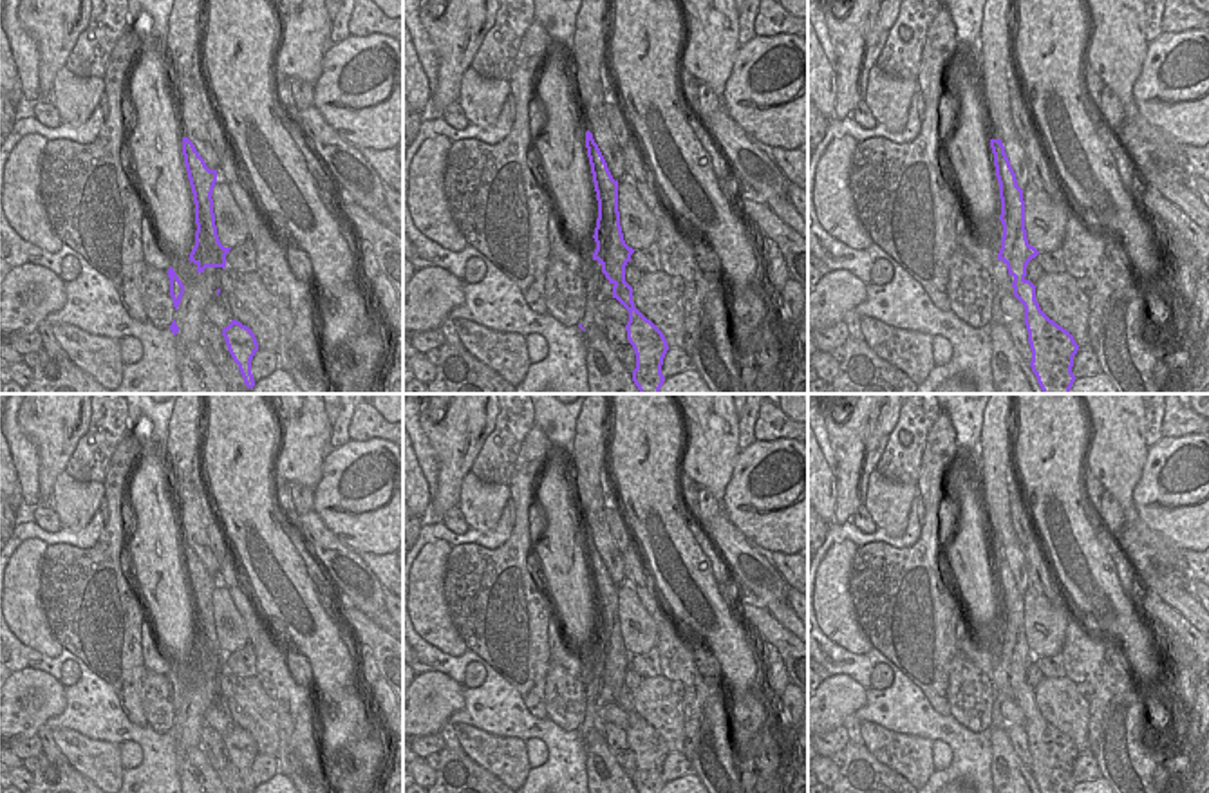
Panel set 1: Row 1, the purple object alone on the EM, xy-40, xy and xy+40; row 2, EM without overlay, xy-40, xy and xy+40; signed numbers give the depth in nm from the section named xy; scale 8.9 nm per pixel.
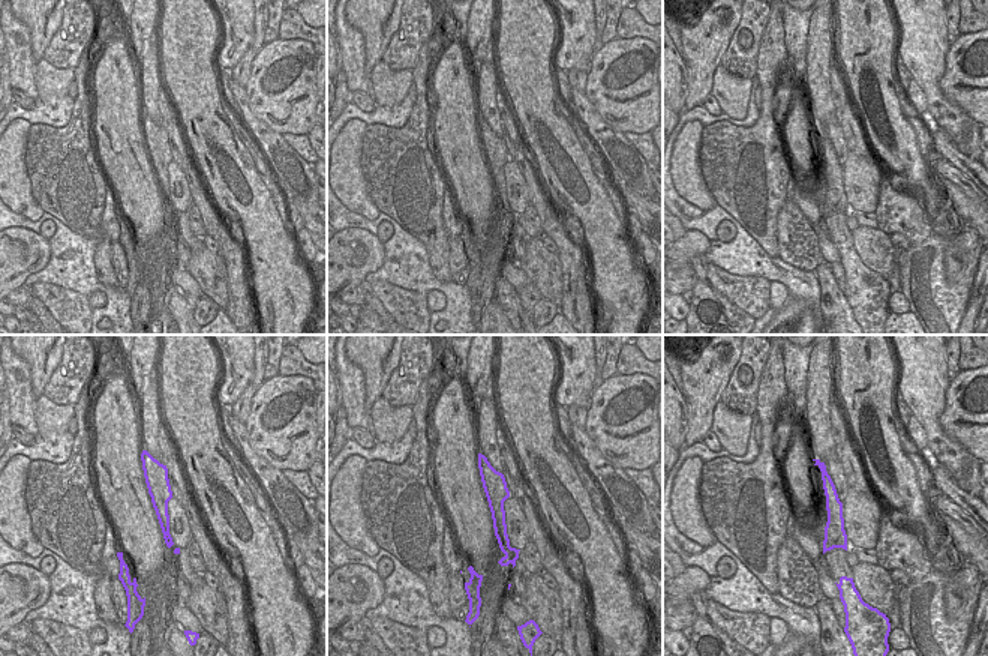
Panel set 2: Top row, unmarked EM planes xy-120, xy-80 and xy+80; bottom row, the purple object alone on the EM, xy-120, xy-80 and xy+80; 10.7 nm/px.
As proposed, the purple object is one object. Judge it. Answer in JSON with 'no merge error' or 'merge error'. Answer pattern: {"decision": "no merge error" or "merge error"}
{"decision": "merge error"}

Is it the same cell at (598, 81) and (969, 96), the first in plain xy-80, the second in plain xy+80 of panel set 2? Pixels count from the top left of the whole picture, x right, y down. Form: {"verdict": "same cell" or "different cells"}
{"verdict": "same cell"}

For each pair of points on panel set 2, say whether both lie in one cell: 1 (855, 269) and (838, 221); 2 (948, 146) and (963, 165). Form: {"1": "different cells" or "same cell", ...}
{"1": "same cell", "2": "same cell"}

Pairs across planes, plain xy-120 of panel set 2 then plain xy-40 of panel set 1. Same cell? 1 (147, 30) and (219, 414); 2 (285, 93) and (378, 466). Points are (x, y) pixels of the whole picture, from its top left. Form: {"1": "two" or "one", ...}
{"1": "two", "2": "one"}

